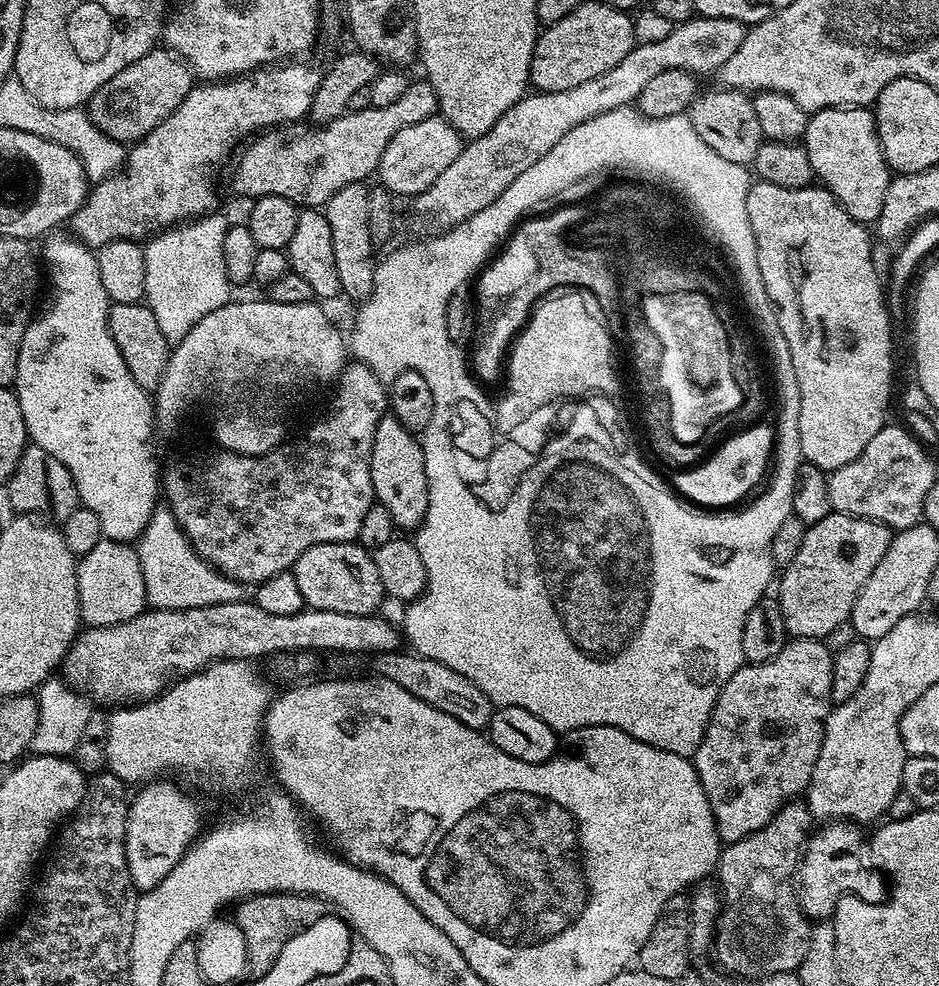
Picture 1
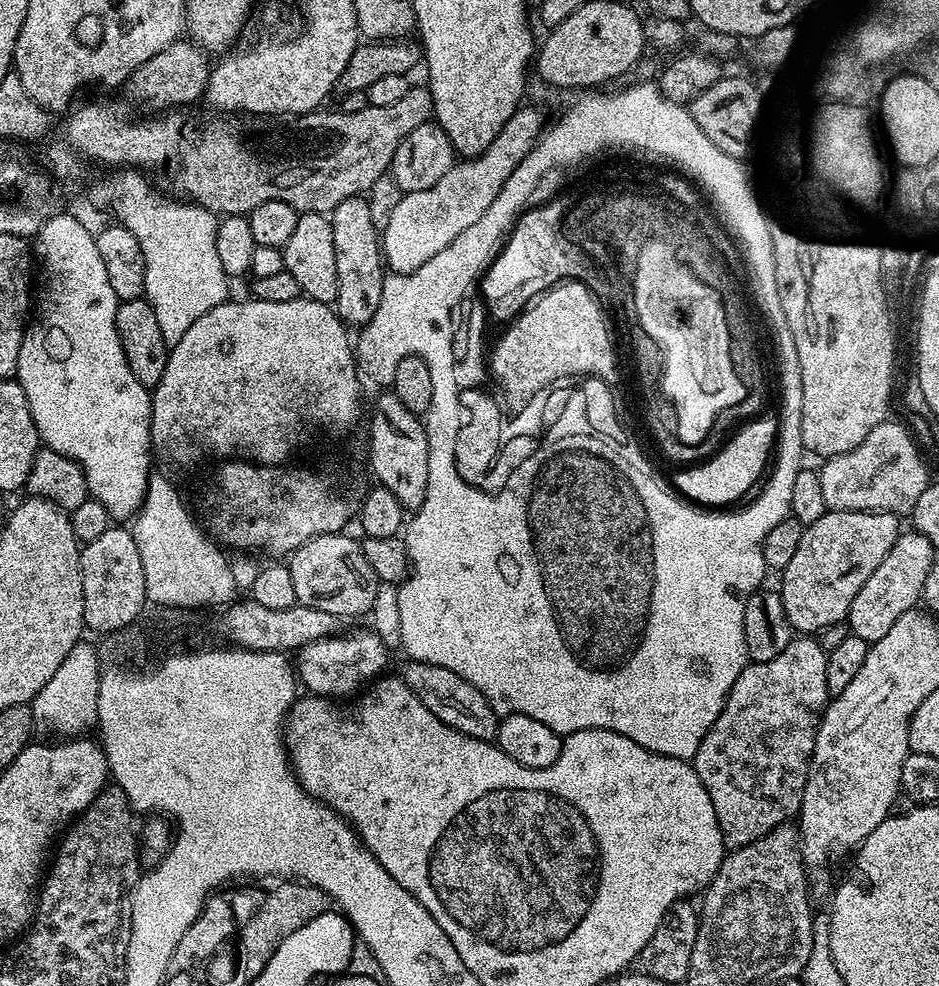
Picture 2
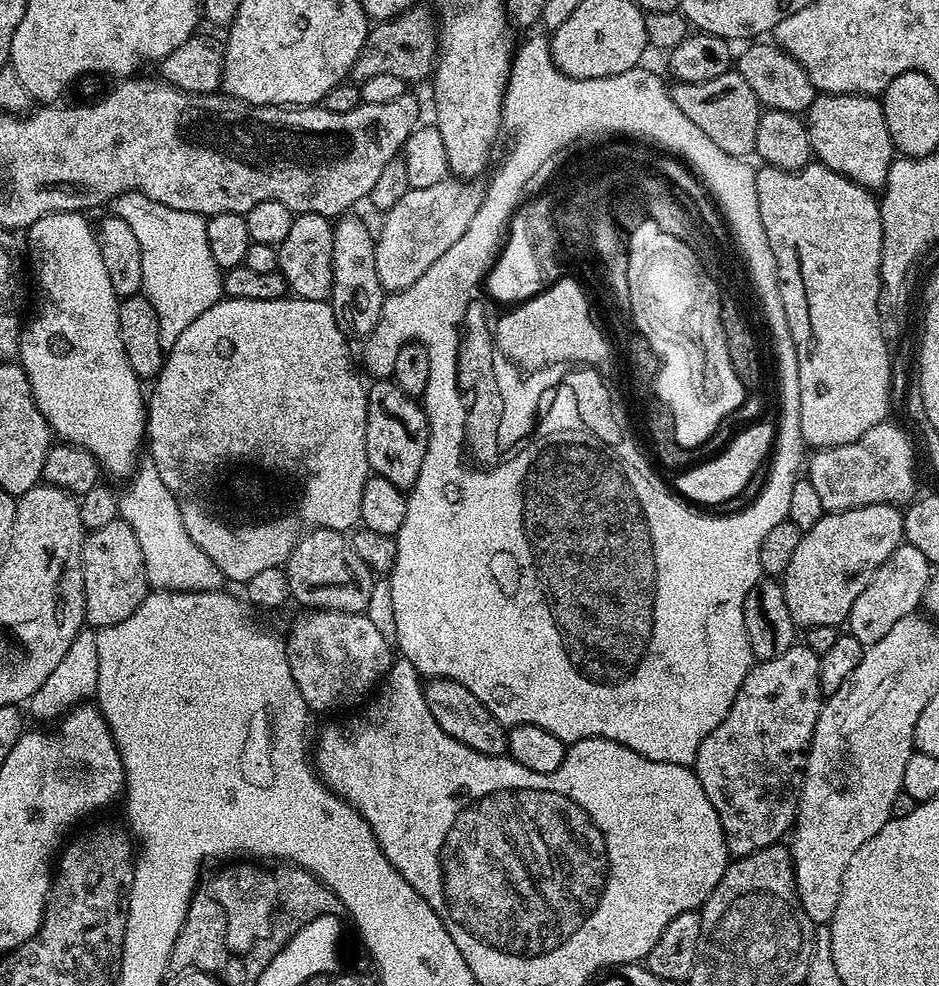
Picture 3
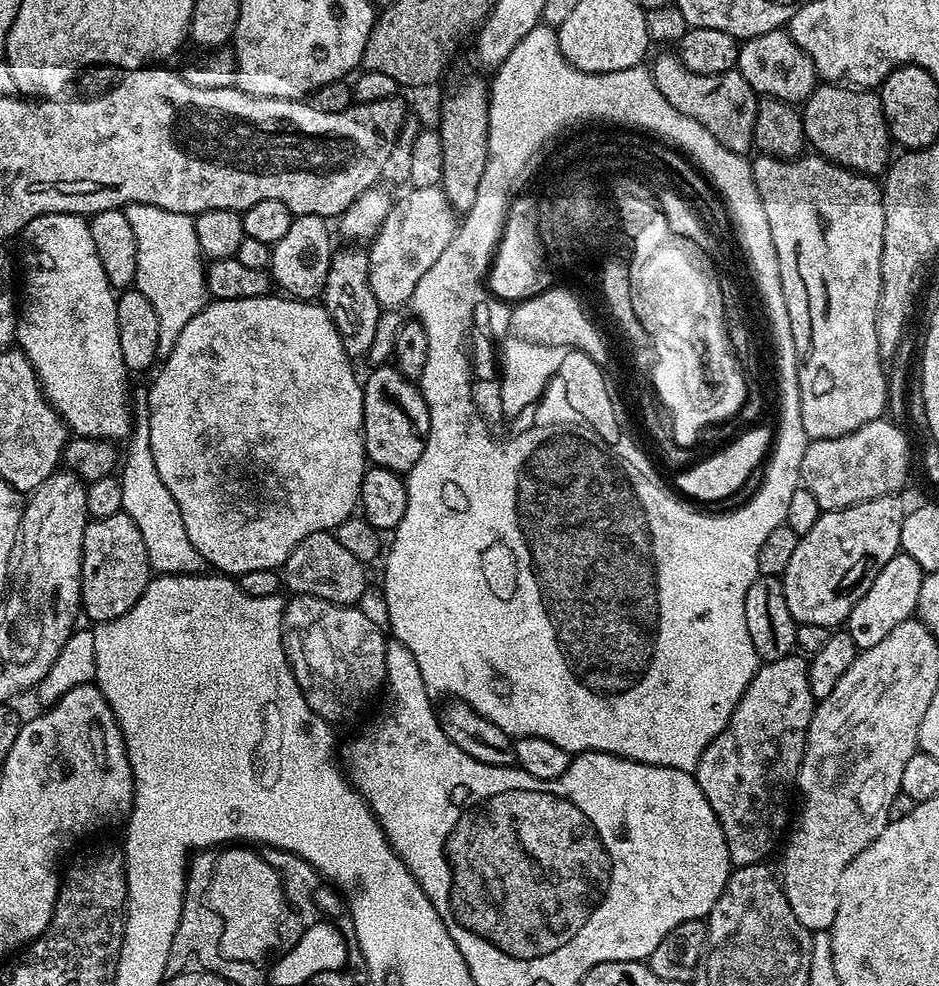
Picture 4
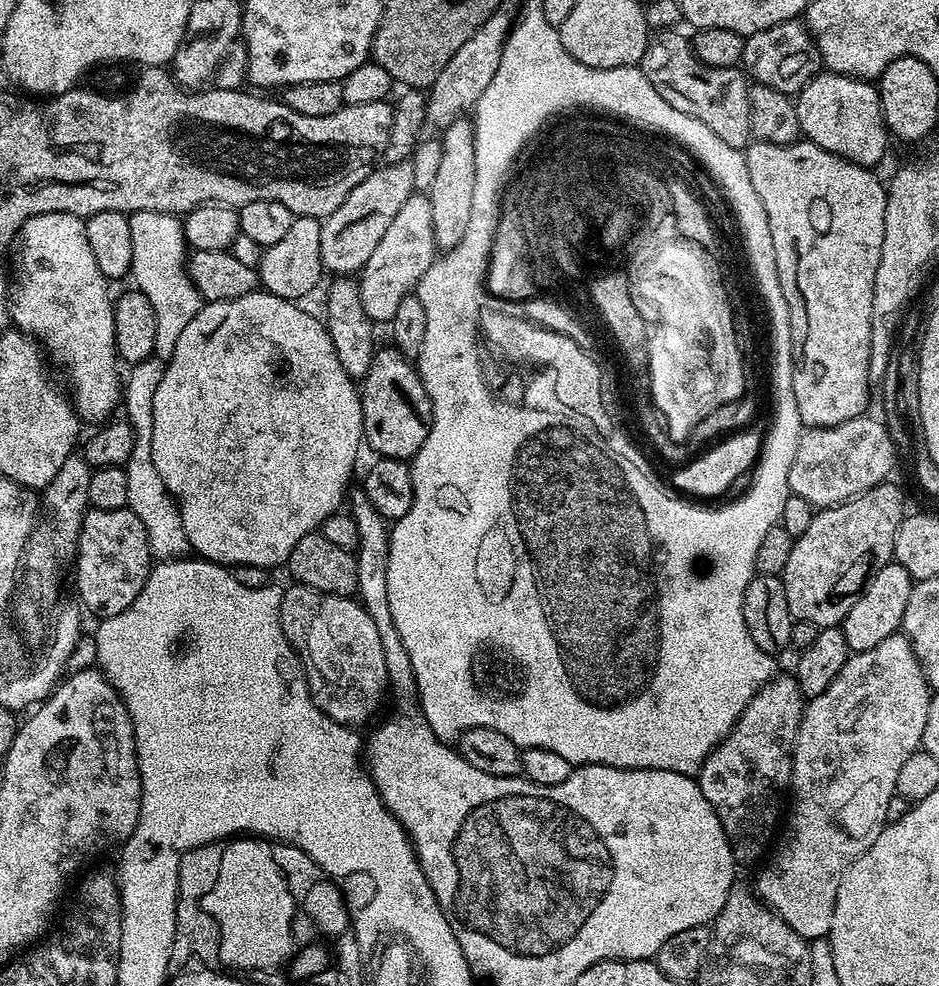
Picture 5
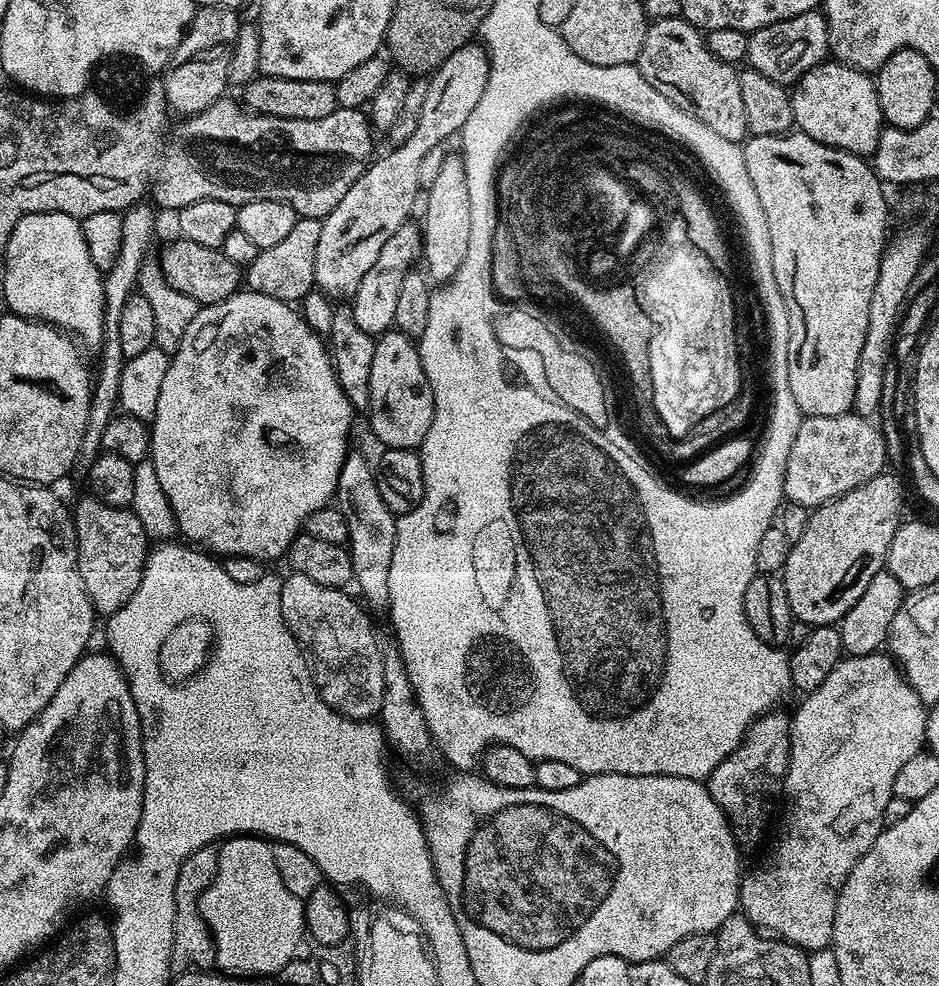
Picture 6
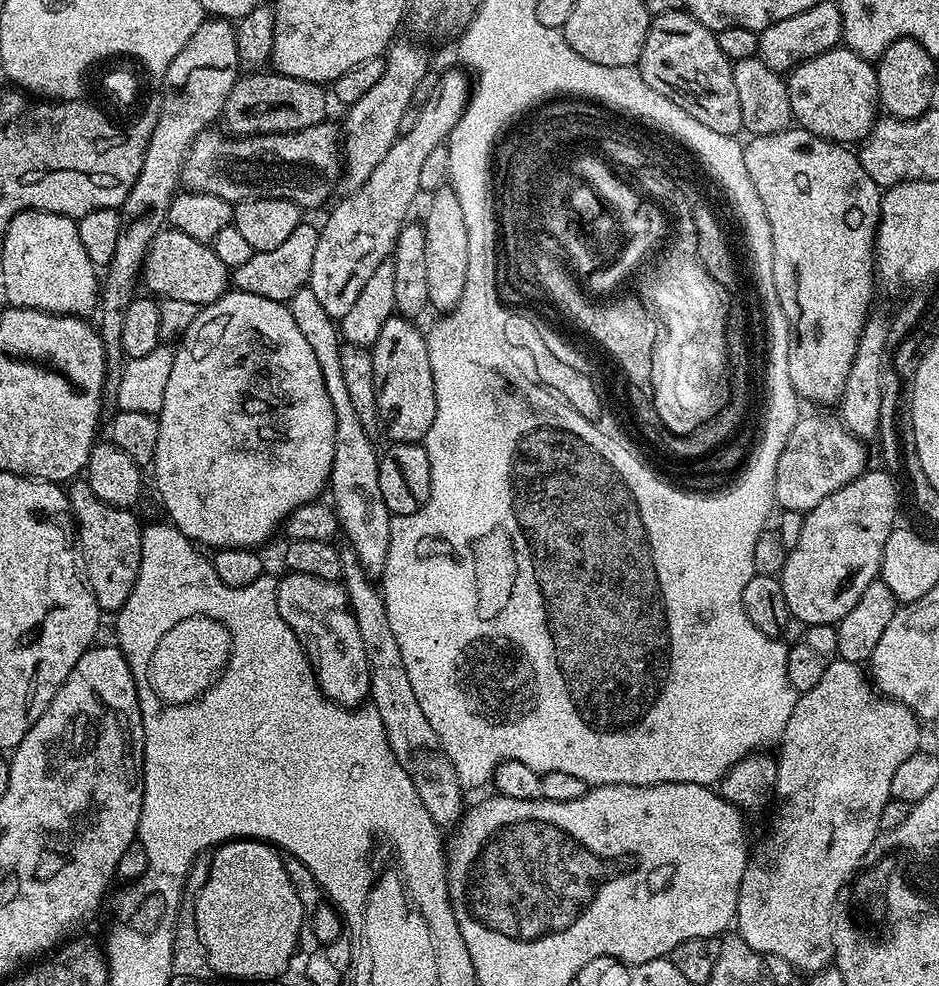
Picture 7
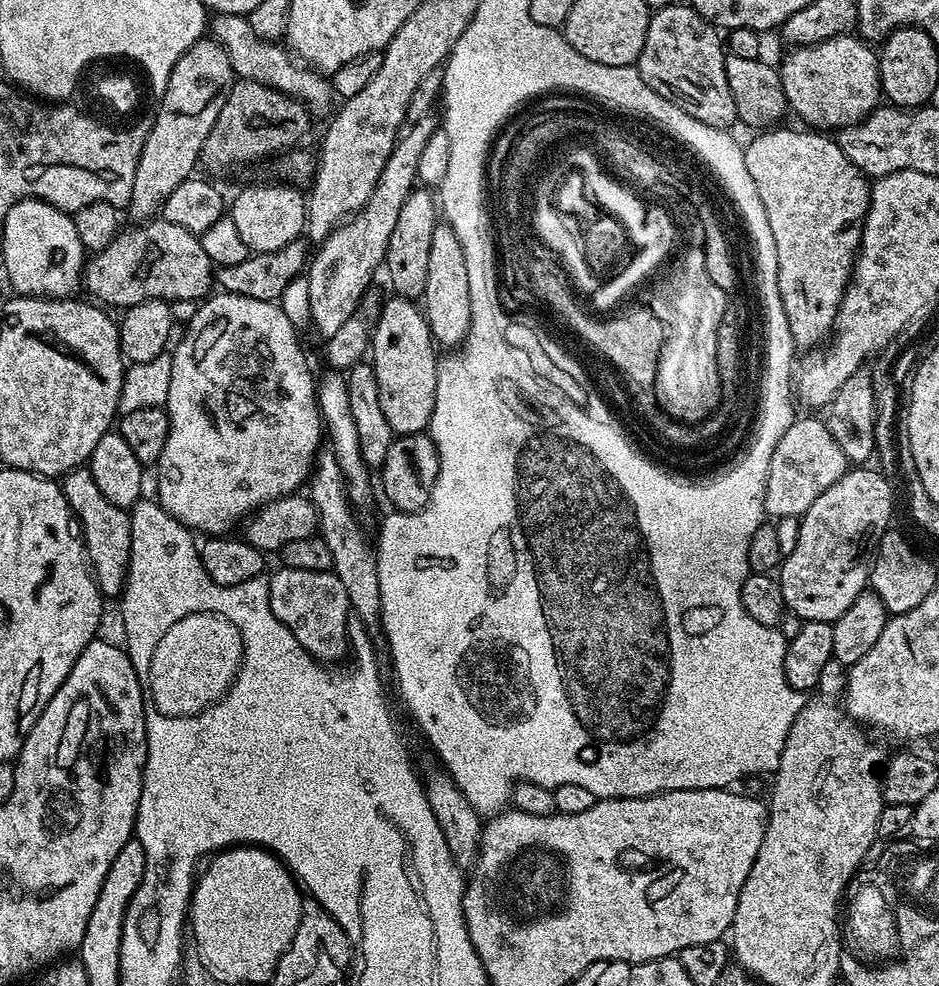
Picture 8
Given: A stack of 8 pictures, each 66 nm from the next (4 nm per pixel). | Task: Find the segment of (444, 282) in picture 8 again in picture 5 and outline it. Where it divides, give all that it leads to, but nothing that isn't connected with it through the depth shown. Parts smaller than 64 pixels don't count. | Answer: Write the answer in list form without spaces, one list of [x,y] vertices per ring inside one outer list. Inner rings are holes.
[[[457,118],[454,123],[443,129],[440,145],[442,159],[434,182],[426,189],[434,222],[434,242],[437,249],[447,250],[462,242],[466,225],[470,222],[470,205],[474,194],[474,130],[472,120]]]

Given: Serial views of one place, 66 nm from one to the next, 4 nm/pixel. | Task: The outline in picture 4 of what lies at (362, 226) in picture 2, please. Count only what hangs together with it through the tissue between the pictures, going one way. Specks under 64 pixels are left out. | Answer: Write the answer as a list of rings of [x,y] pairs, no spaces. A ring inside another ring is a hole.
[[[360,246],[344,247],[348,248],[342,249],[341,252],[340,249],[333,251],[330,270],[326,274],[322,303],[342,338],[342,346],[348,357],[367,357],[372,351],[374,338],[381,331],[380,315],[382,315],[382,309],[378,298],[374,298],[374,290],[370,290],[367,251]]]

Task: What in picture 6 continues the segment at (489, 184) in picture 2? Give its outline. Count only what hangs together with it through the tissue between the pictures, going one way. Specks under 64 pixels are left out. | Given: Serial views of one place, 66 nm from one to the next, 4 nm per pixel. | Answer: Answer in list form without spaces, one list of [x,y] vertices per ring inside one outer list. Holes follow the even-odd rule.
[[[406,222],[392,235],[386,246],[382,246],[382,254],[370,266],[366,278],[356,287],[350,300],[350,307],[354,314],[354,322],[358,322],[358,330],[362,330],[367,336],[379,338],[395,325],[394,310],[398,307],[398,294],[402,291],[402,282],[406,274],[413,271],[412,264],[422,256],[422,232],[412,222]]]

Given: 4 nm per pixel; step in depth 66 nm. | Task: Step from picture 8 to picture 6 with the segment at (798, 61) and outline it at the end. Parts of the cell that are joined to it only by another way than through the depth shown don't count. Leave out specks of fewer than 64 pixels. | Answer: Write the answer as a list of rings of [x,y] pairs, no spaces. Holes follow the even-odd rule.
[[[825,62],[802,74],[800,79],[791,85],[790,95],[794,110],[794,124],[799,131],[805,132],[807,136],[826,146],[846,150],[855,156],[868,158],[876,151],[878,138],[884,132],[886,121],[882,114],[882,106],[878,102],[875,79],[869,73],[860,72],[848,64]]]

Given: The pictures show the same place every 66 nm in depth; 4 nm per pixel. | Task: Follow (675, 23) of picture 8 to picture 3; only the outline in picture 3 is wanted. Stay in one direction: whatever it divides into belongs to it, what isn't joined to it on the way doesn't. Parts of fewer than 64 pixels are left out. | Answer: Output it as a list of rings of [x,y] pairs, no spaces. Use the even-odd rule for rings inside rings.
[[[730,70],[718,78],[710,78],[710,82],[676,82],[671,85],[670,91],[672,103],[682,110],[686,118],[690,118],[694,126],[698,126],[698,130],[702,130],[702,134],[706,134],[706,138],[710,138],[710,142],[714,142],[714,146],[718,146],[718,150],[726,150],[728,156],[741,158],[755,153],[762,105],[739,72]]]

